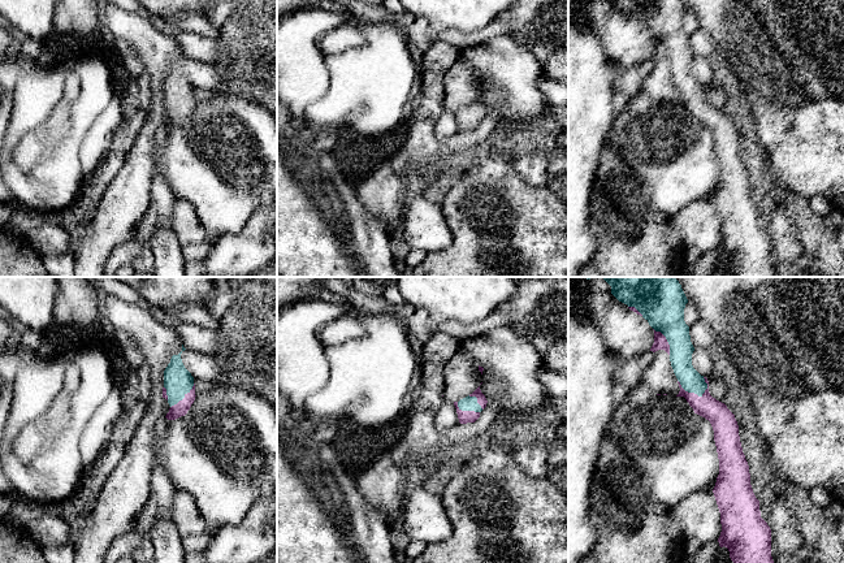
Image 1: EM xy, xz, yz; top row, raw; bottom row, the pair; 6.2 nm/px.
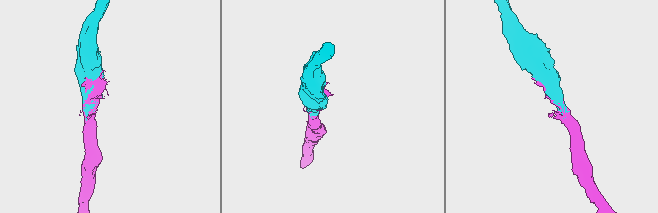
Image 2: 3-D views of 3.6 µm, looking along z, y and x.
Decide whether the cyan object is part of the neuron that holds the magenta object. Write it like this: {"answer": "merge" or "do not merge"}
{"answer": "merge"}

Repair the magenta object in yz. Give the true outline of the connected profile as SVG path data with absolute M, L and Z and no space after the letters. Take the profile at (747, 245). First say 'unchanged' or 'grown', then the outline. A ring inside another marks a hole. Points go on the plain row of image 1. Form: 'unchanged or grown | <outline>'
grown | M611 0L611 3L649 31L654 39L654 52L650 60L665 59L670 64L680 96L676 105L684 105L694 122L709 129L713 135L719 168L719 183L713 198L720 221L719 255L728 257L735 277L774 277L771 238L761 226L759 209L750 194L749 174L743 161L735 124L724 112L710 104L707 87L692 74L694 56L691 51L689 35L684 30L684 17L688 12L684 0Z

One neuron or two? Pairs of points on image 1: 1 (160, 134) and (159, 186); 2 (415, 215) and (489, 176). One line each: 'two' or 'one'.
1: one
2: two

